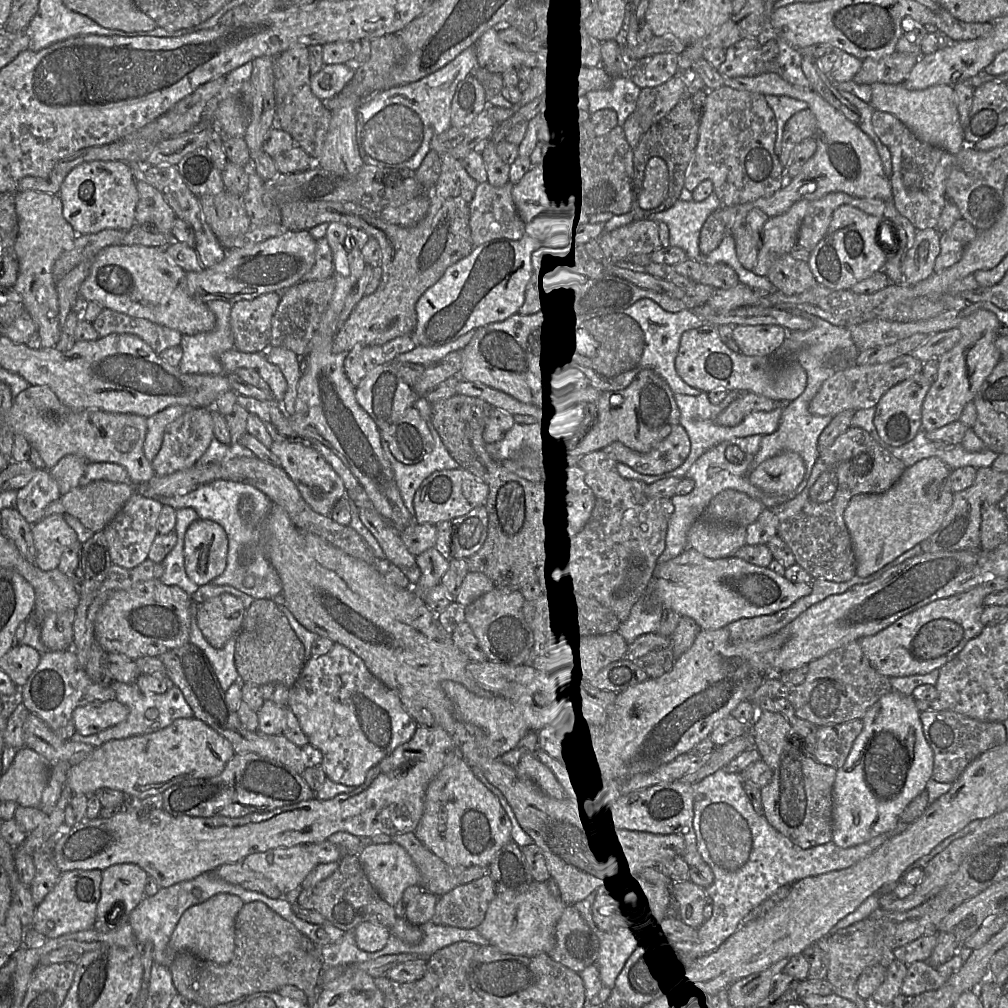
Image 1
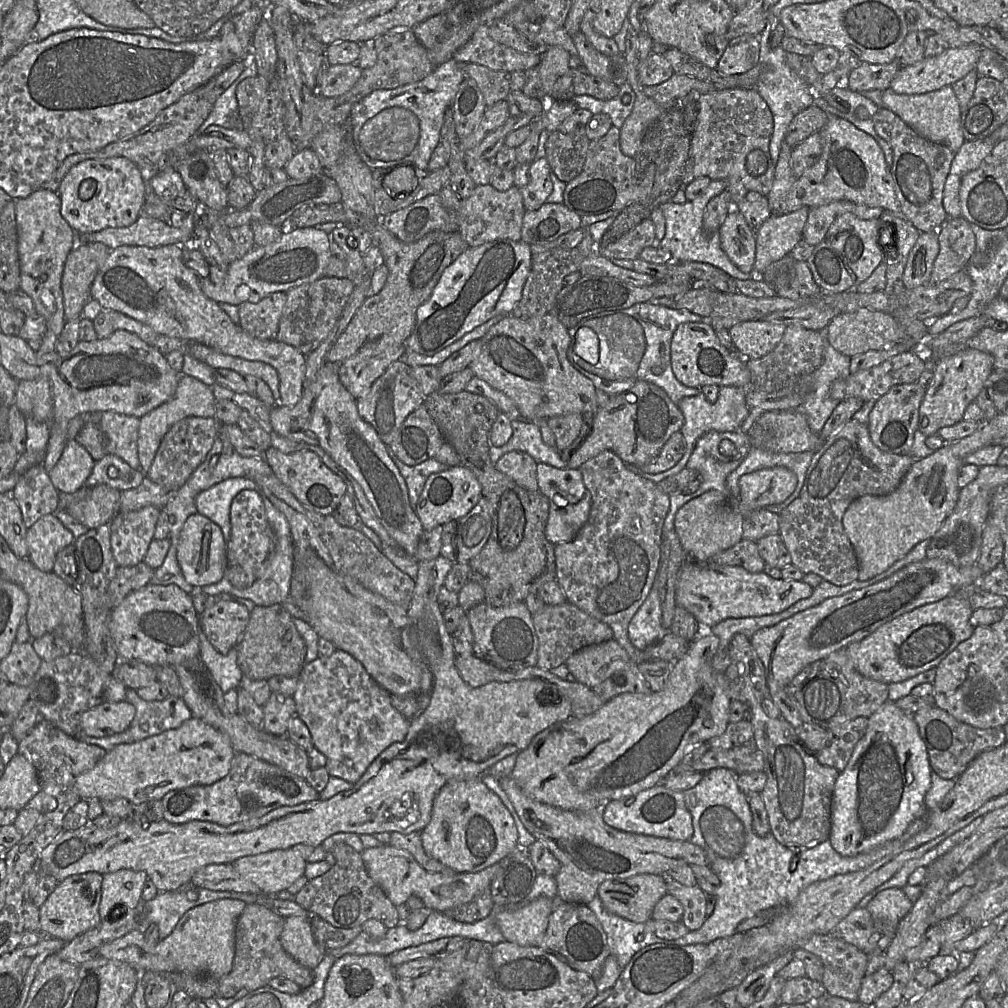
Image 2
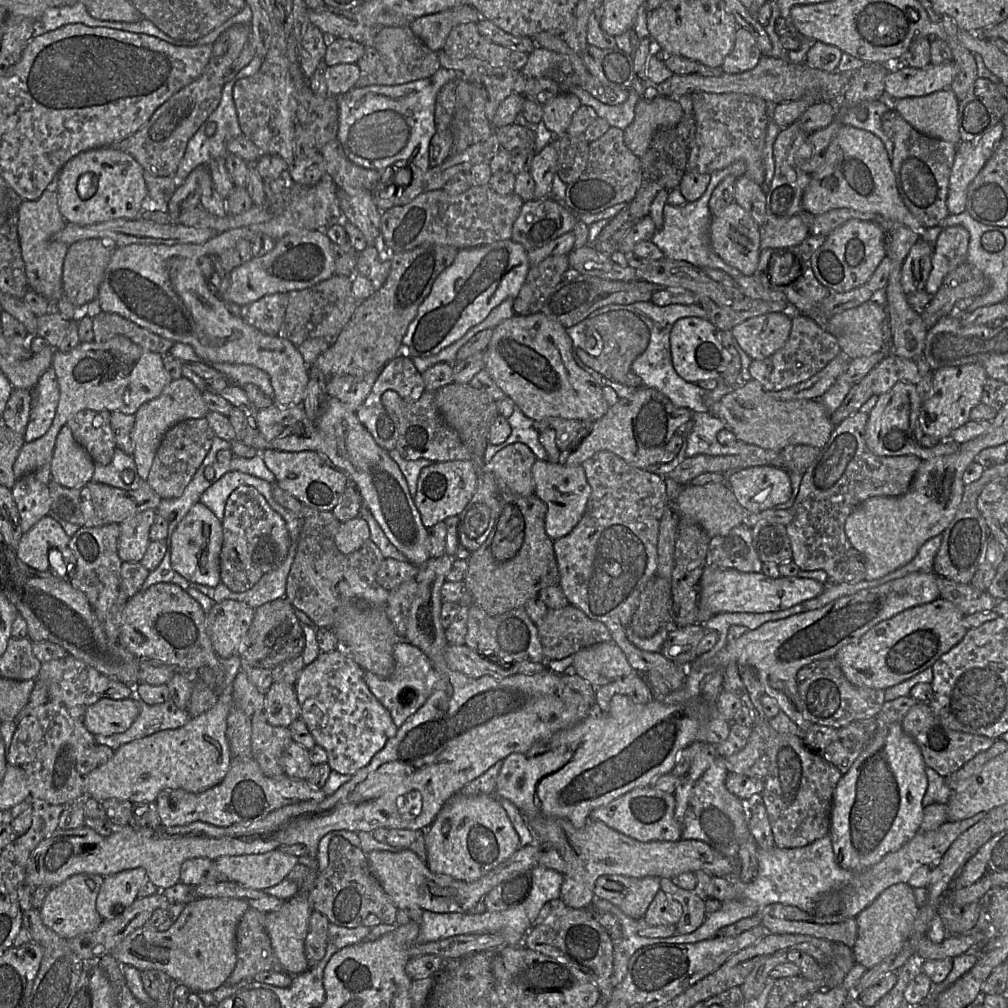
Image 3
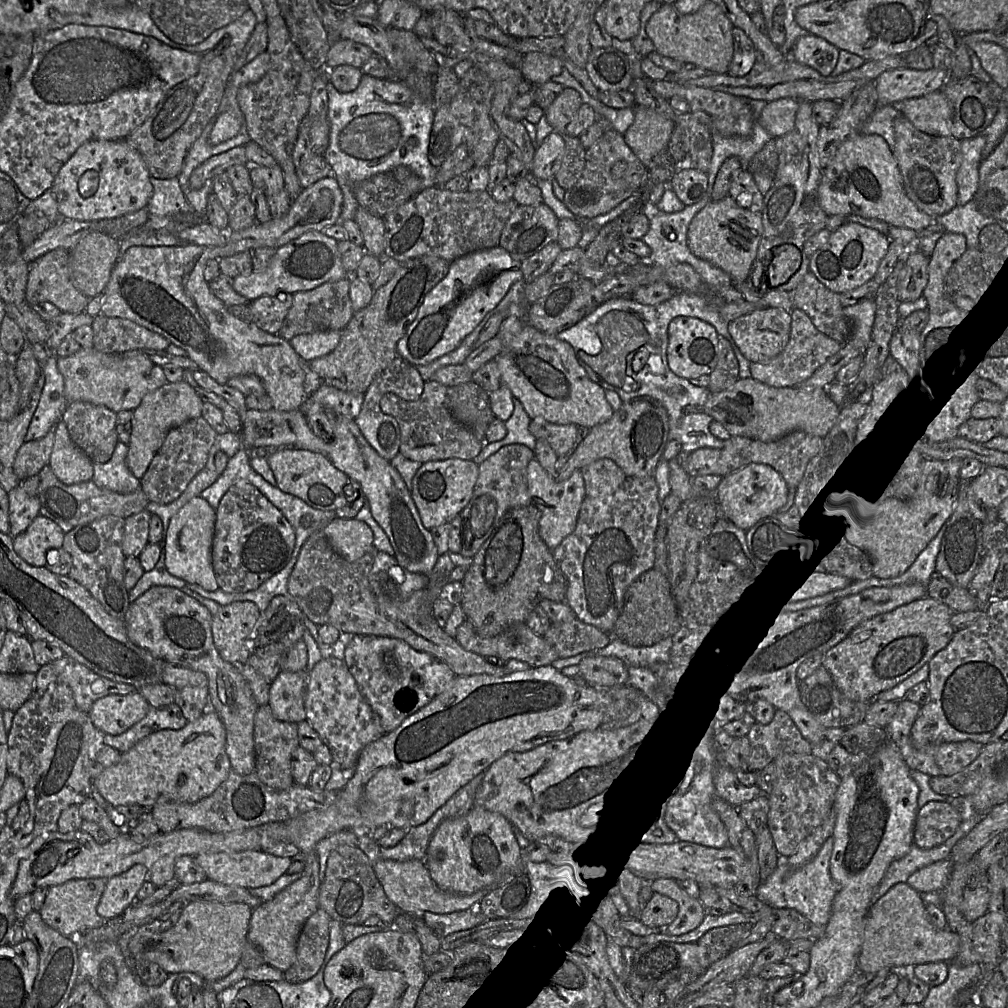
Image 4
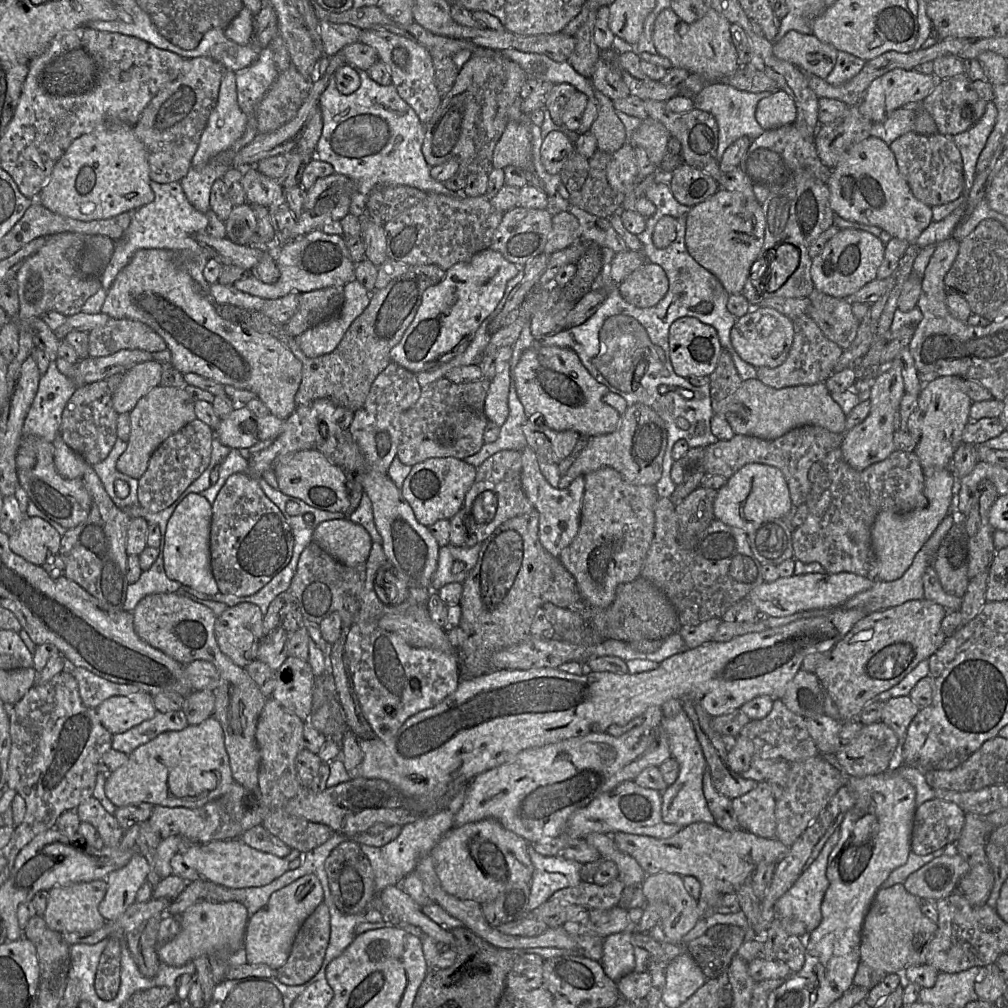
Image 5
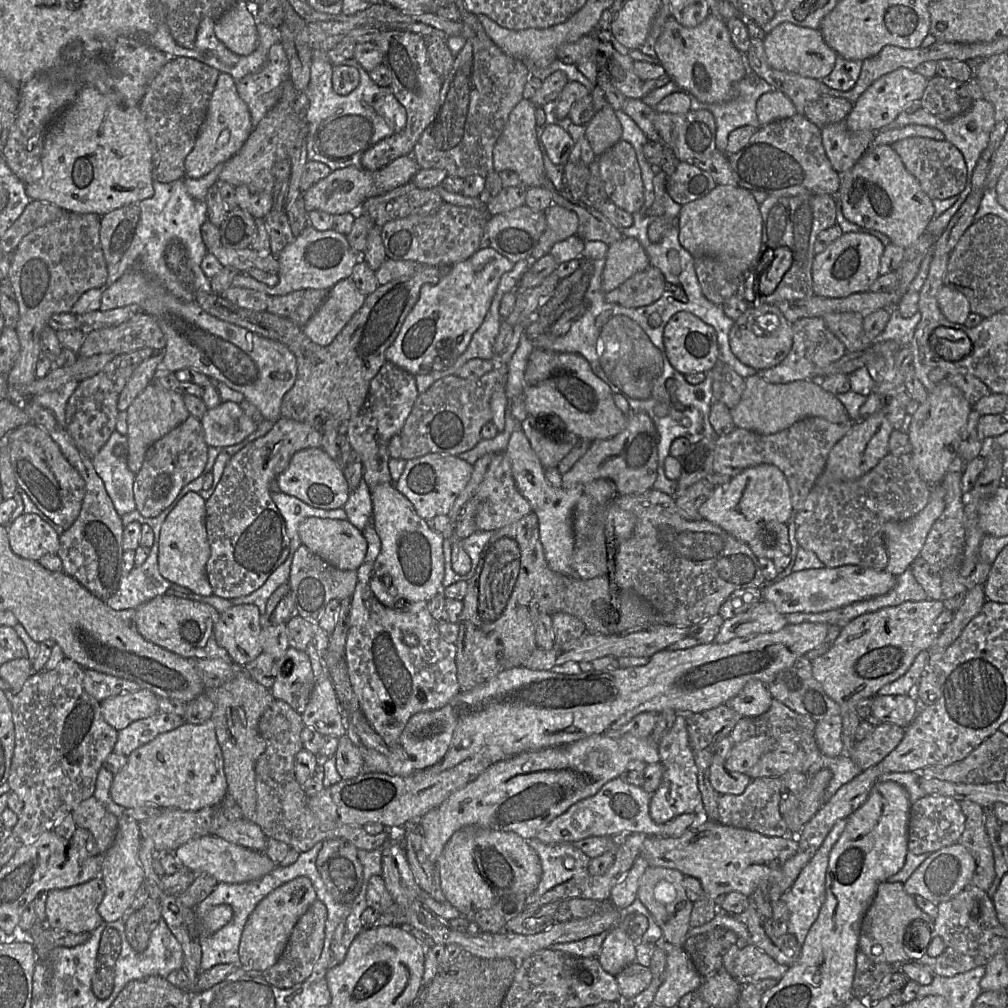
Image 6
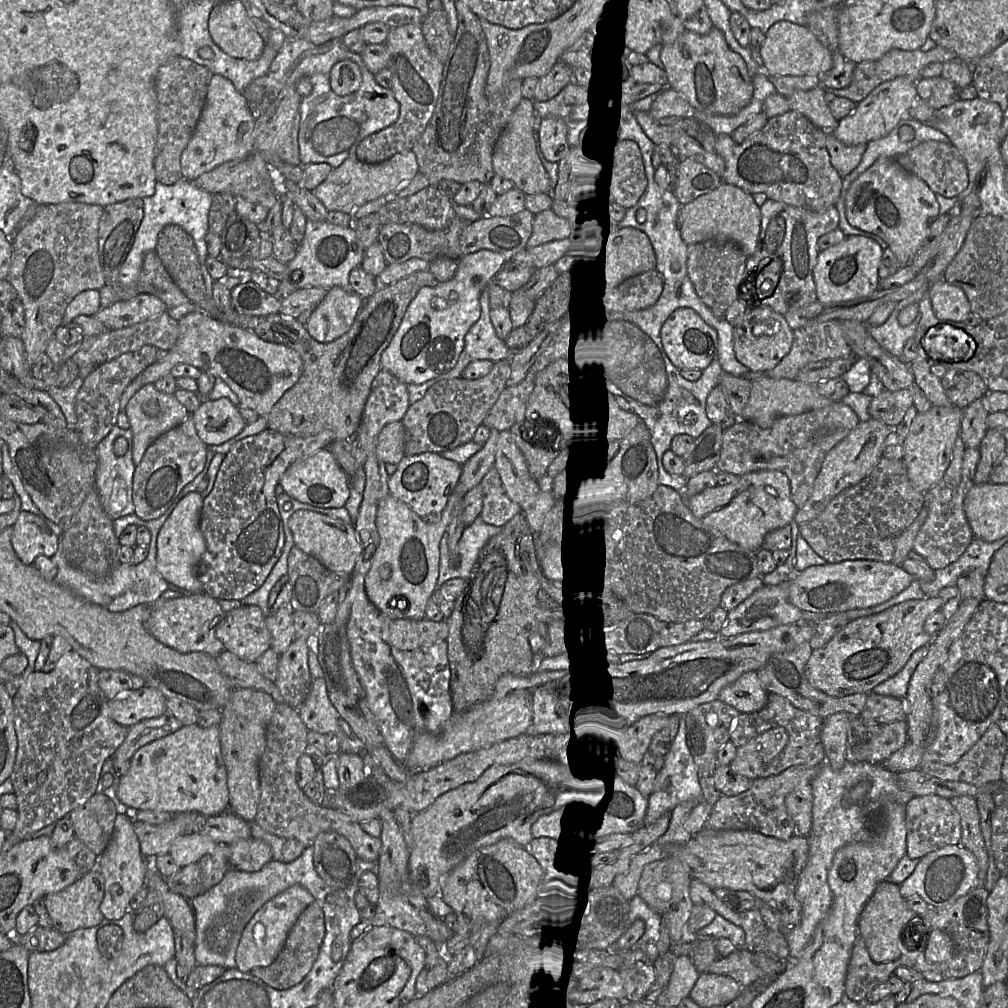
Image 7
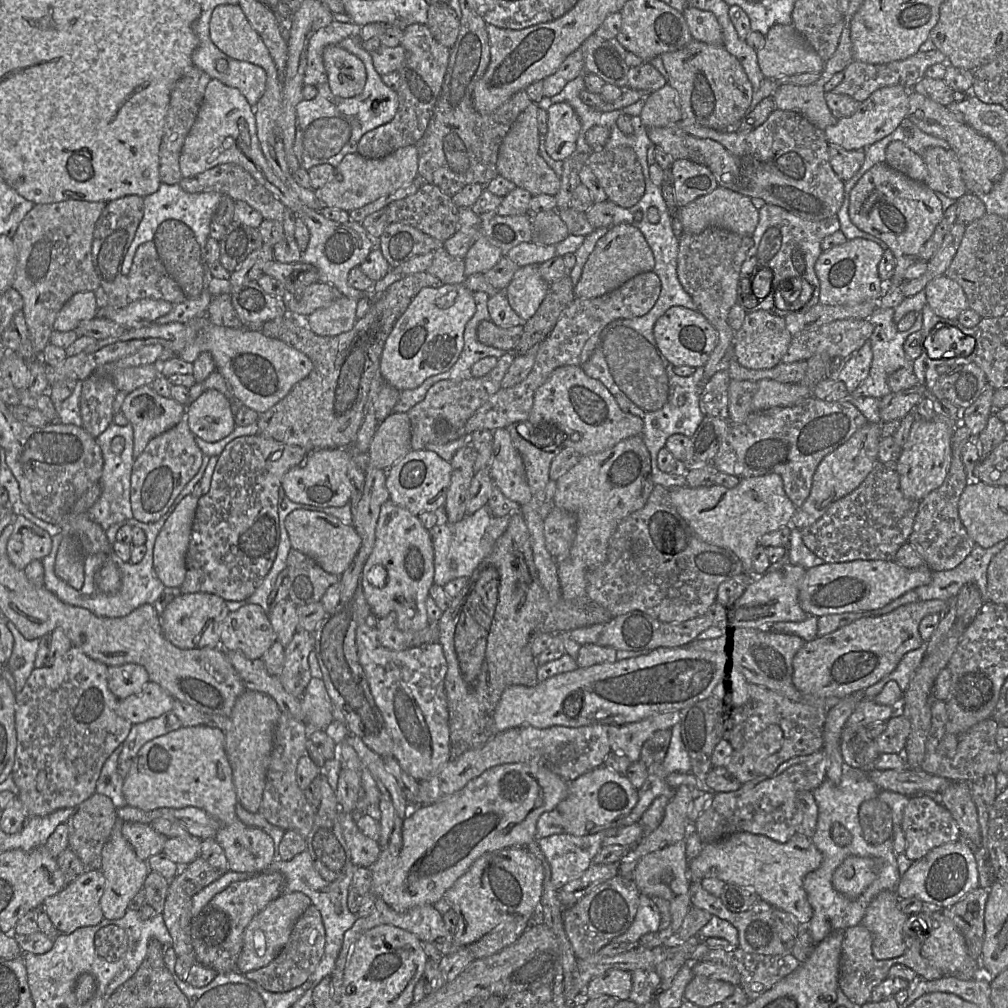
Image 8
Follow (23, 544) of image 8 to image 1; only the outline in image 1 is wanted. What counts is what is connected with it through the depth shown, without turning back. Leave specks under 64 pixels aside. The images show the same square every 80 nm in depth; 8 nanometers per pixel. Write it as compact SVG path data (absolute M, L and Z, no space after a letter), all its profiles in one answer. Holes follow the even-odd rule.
M61 514L43 517L32 526L32 534L36 549L35 565L42 571L56 569L62 554L78 542L76 532Z

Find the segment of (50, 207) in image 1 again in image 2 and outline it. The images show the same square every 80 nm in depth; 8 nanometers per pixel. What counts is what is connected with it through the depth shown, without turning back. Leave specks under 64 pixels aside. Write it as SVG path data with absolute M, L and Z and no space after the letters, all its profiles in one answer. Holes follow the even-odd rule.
M38 189L28 197L16 200L18 253L20 259L20 289L30 296L36 312L46 322L46 332L38 355L55 351L57 340L65 324L62 275L69 253L77 243L78 233L61 214L58 191Z

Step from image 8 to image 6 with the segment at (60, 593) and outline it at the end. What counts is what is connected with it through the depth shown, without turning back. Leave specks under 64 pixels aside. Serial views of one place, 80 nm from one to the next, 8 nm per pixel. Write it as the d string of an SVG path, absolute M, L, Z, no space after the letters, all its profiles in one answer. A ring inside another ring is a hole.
M214 446L208 447L208 459L207 459L207 463L206 463L206 466L205 466L202 474L199 477L197 477L195 480L193 480L190 483L188 483L187 485L185 485L181 489L178 496L174 499L174 501L166 509L164 509L158 516L152 517L152 518L146 518L146 517L143 517L139 513L139 511L137 511L136 509L128 514L121 516L124 526L128 525L129 523L131 523L133 521L139 522L141 525L146 524L146 525L150 526L154 532L154 543L153 543L152 547L150 548L150 553L149 553L146 561L140 566L135 566L129 573L124 574L121 577L117 591L110 598L108 598L105 601L106 604L110 608L112 608L114 610L125 610L125 609L130 609L130 608L137 609L143 603L153 599L156 596L165 594L168 589L172 588L172 585L174 583L165 579L160 574L159 569L158 569L159 538L160 538L161 527L162 527L165 519L169 515L169 513L176 507L178 502L188 492L197 492L198 493L203 490L203 482L205 480L205 476L207 475L207 473L209 473L209 471L212 470L215 460L220 452L222 452L222 447L214 447Z

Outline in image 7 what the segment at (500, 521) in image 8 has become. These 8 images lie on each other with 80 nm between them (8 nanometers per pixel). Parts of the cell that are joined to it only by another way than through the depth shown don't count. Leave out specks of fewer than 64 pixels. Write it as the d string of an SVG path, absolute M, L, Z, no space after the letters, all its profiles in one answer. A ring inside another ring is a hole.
M481 516L469 526L466 526L458 543L460 555L459 566L454 566L448 547L448 534L442 536L440 541L440 572L438 587L454 578L468 579L471 577L481 551L488 541L497 535L503 527L487 524Z

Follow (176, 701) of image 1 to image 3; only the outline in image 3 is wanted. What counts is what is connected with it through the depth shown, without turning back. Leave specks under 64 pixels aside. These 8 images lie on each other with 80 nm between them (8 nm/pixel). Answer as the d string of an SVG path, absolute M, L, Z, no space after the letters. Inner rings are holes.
M135 688L131 697L140 705L138 717L124 733L111 736L94 735L96 744L108 746L115 751L133 740L159 731L180 728L191 718L187 710L178 708L171 699L162 704L148 705L139 697Z

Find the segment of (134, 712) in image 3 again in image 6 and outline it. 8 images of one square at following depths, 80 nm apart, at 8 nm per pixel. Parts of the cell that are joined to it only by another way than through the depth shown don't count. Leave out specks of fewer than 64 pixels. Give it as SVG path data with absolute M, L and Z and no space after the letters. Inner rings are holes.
M147 689L125 692L103 700L101 713L115 730L125 729L131 723L151 717L158 711L159 697Z

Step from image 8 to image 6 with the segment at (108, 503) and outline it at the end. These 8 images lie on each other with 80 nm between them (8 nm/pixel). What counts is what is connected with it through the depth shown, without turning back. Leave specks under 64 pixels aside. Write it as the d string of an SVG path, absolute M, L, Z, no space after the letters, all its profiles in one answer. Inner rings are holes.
M114 430L100 451L91 458L93 467L120 516L136 509L133 494L135 474L128 468L127 456L128 437ZM117 444L123 446L123 454L119 457L113 454L113 448Z

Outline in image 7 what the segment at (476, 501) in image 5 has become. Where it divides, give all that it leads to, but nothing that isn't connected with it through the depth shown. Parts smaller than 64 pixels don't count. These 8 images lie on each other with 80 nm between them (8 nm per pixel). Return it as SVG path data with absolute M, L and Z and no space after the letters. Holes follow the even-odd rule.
M494 466L479 485L484 499L481 517L487 524L503 527L514 516L522 513L521 507L507 495L501 477Z

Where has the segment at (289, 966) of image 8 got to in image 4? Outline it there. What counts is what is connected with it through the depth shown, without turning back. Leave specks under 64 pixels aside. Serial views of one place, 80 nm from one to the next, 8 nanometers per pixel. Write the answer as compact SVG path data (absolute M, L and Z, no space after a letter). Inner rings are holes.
M318 908L304 923L296 946L296 960L284 972L284 980L301 983L312 978L320 969L329 945L331 918Z

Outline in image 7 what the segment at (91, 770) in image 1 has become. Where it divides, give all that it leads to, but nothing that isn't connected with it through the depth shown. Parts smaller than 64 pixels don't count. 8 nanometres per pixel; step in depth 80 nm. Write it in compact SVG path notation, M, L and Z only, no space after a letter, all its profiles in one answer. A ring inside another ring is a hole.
M197 723L184 725L174 733L139 748L130 760L127 773L120 776L117 797L132 811L166 811L171 814L198 812L206 816L230 811L227 770L221 752L219 726L201 727Z

